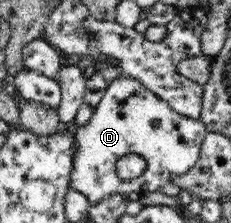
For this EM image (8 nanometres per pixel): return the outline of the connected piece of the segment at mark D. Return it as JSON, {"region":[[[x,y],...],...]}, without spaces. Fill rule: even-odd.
{"region":[[[126,73],[118,75],[116,79],[109,82],[104,97],[98,102],[90,121],[76,130],[75,137],[77,137],[79,148],[73,157],[69,188],[84,194],[89,205],[92,206],[104,201],[107,197],[130,192],[140,194],[160,192],[169,196],[177,196],[179,188],[176,181],[199,160],[201,145],[207,134],[202,120],[184,117],[176,113],[168,102],[160,99],[143,83]],[[128,154],[136,154],[144,158],[146,169],[137,179],[123,181],[116,173],[116,163],[118,159]]]}

